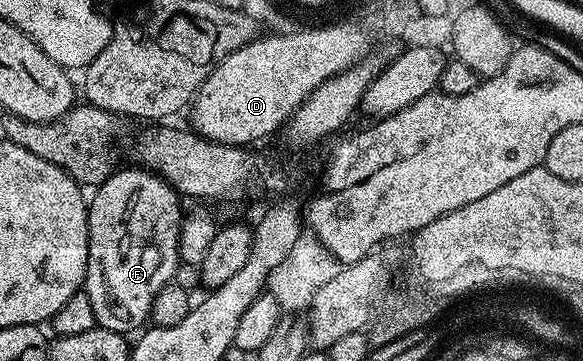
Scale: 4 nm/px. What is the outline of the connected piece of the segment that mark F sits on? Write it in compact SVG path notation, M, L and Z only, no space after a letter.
M144 167L138 169L118 169L112 173L104 183L95 188L88 201L88 247L87 247L87 269L84 278L83 290L90 299L90 305L93 306L93 312L97 326L102 327L110 332L118 332L128 335L137 332L151 316L153 307L153 297L163 289L166 284L170 283L179 267L180 256L180 224L183 220L184 211L180 209L178 201L180 201L179 192L173 190L171 186L156 172L152 172Z

